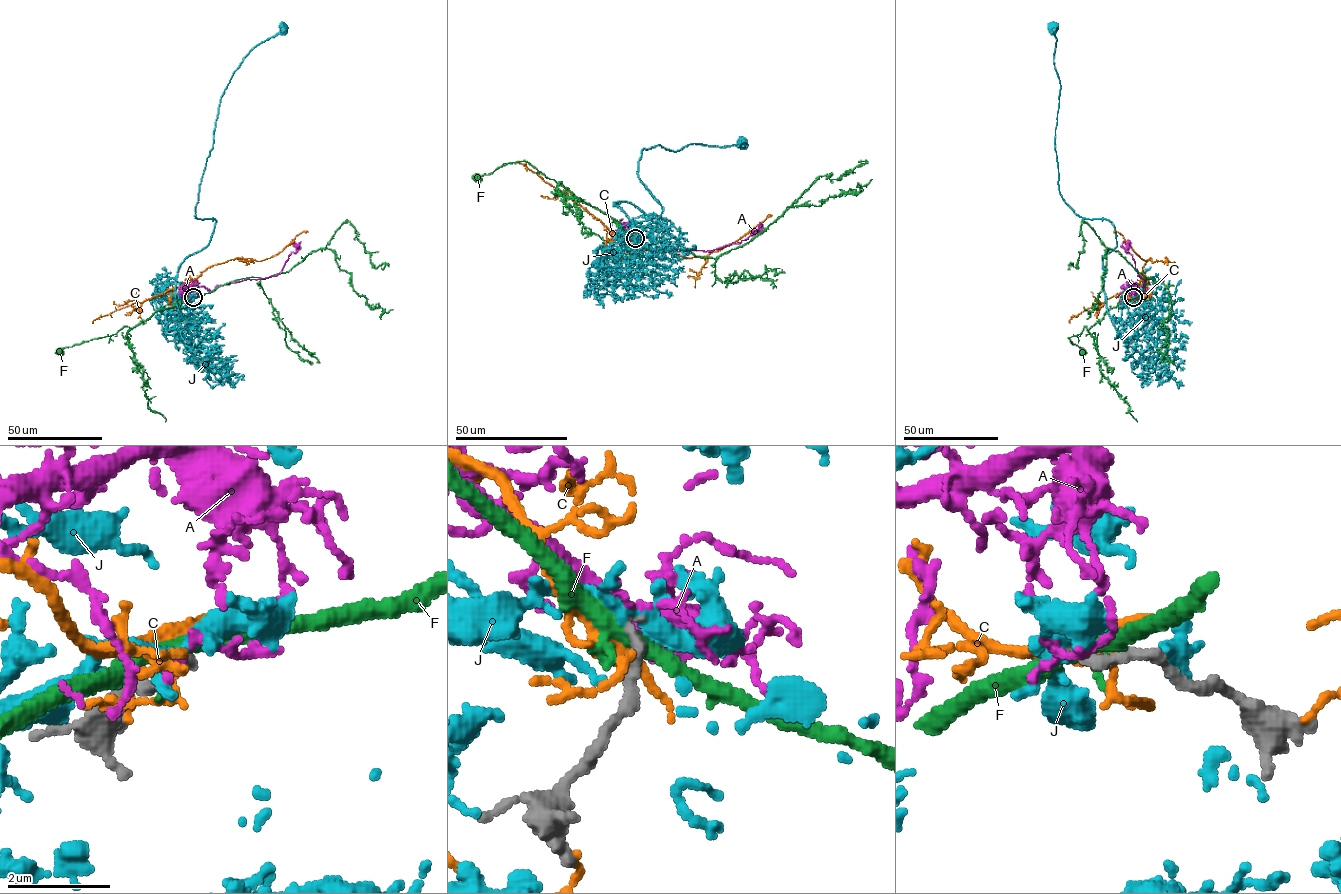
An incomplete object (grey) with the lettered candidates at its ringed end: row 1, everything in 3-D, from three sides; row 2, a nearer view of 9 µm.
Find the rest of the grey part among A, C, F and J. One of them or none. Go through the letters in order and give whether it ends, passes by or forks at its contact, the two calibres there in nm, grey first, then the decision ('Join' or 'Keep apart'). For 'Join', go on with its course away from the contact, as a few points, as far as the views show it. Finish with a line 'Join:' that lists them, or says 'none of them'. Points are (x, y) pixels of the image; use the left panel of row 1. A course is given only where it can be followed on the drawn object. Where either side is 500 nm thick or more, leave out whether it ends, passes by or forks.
A: It ends there. Thickness 180 nm (grey) against 170 nm. Keep apart
C: It forks there. Thickness 320 nm (grey) against 280 nm. Keep apart
F: It forks there. Thickness 260 nm (grey) against 280 nm. Keep apart
J: It forks there. Thickness 240 nm (grey) against 200 nm. Join. Its course: (193, 298), (178, 307), (187, 343), (175, 277), (214, 229), (195, 207), (220, 97), (282, 27)
Join: J

